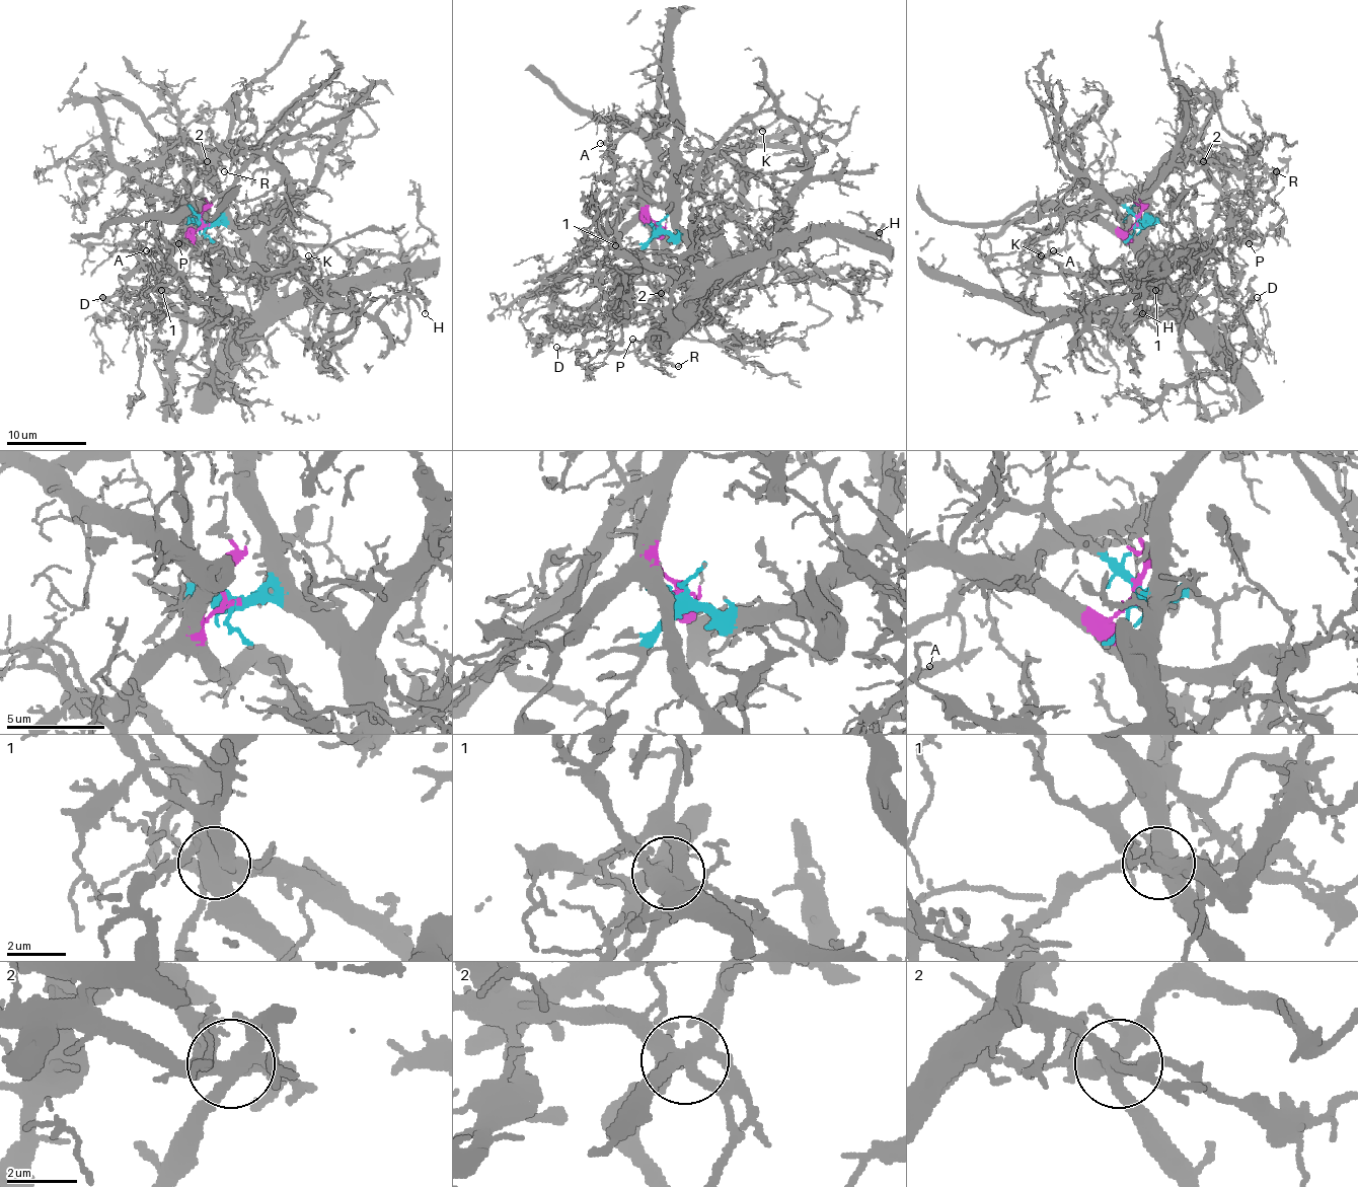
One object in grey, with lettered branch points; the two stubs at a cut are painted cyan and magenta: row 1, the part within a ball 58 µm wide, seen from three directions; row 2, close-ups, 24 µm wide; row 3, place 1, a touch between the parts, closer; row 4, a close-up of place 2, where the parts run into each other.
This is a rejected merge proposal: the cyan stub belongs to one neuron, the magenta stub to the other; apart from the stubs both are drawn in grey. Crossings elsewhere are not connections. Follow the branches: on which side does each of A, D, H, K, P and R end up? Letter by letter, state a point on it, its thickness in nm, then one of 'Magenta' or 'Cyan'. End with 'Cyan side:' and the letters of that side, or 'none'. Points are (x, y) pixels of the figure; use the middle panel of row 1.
A: Place: (600, 143). Thickness 280 nm. Cyan
D: Place: (556, 347). Thickness 280 nm. Magenta
H: Place: (879, 232). Thickness 200 nm. Cyan
K: Place: (762, 131). Thickness 200 nm. Cyan
P: Place: (632, 339). Thickness 130 nm. Magenta
R: Place: (678, 366). Thickness 110 nm. Magenta
Cyan side: A, H, K

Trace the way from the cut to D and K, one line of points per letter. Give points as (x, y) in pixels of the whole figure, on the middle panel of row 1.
D: (658, 226), (644, 218), (615, 244), (635, 266), (629, 290), (617, 306), (621, 337), (592, 358), (557, 347)
K: (658, 226), (682, 234), (709, 234), (707, 202), (700, 188), (700, 167), (740, 124), (752, 122), (762, 132)

